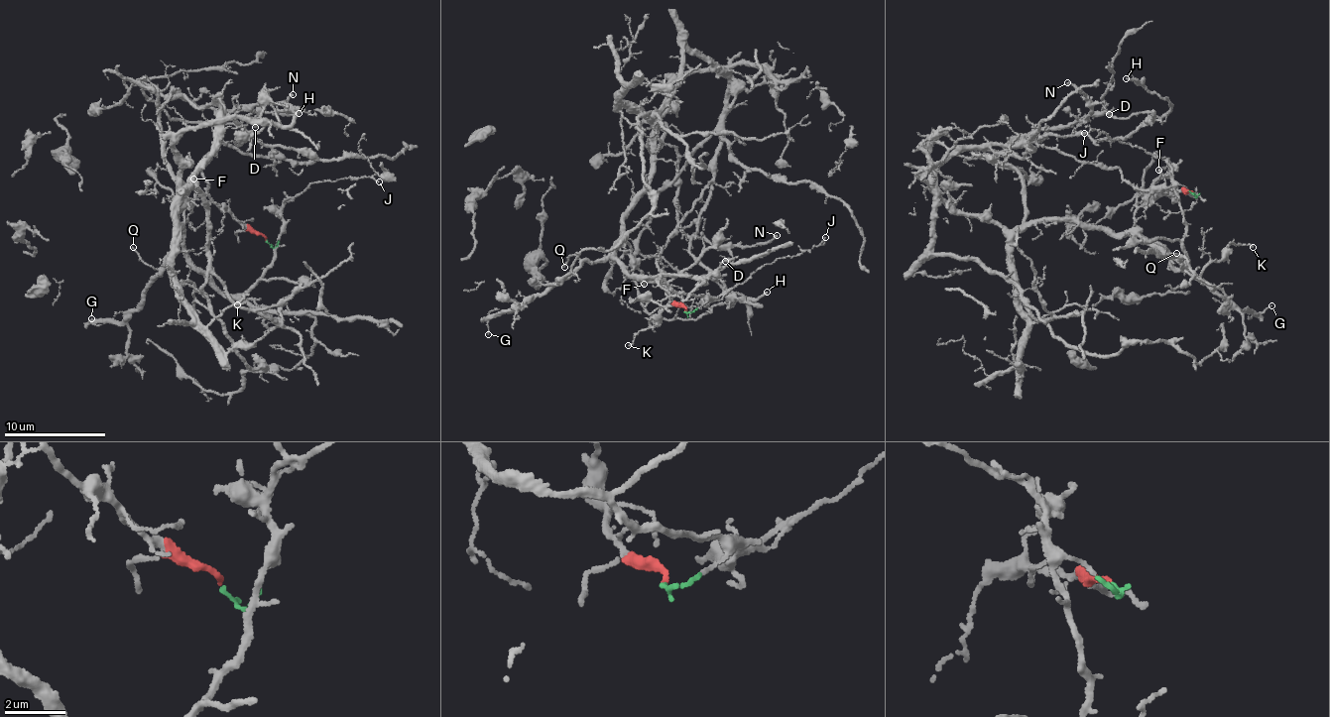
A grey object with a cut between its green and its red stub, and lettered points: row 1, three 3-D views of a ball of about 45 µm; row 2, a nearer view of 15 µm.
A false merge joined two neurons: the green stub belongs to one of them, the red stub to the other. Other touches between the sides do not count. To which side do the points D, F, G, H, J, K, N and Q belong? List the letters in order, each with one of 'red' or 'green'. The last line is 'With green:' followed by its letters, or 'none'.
D: green
F: green
G: green
H: red
J: green
K: green
N: green
Q: green
With green: D, F, G, J, K, N, Q

